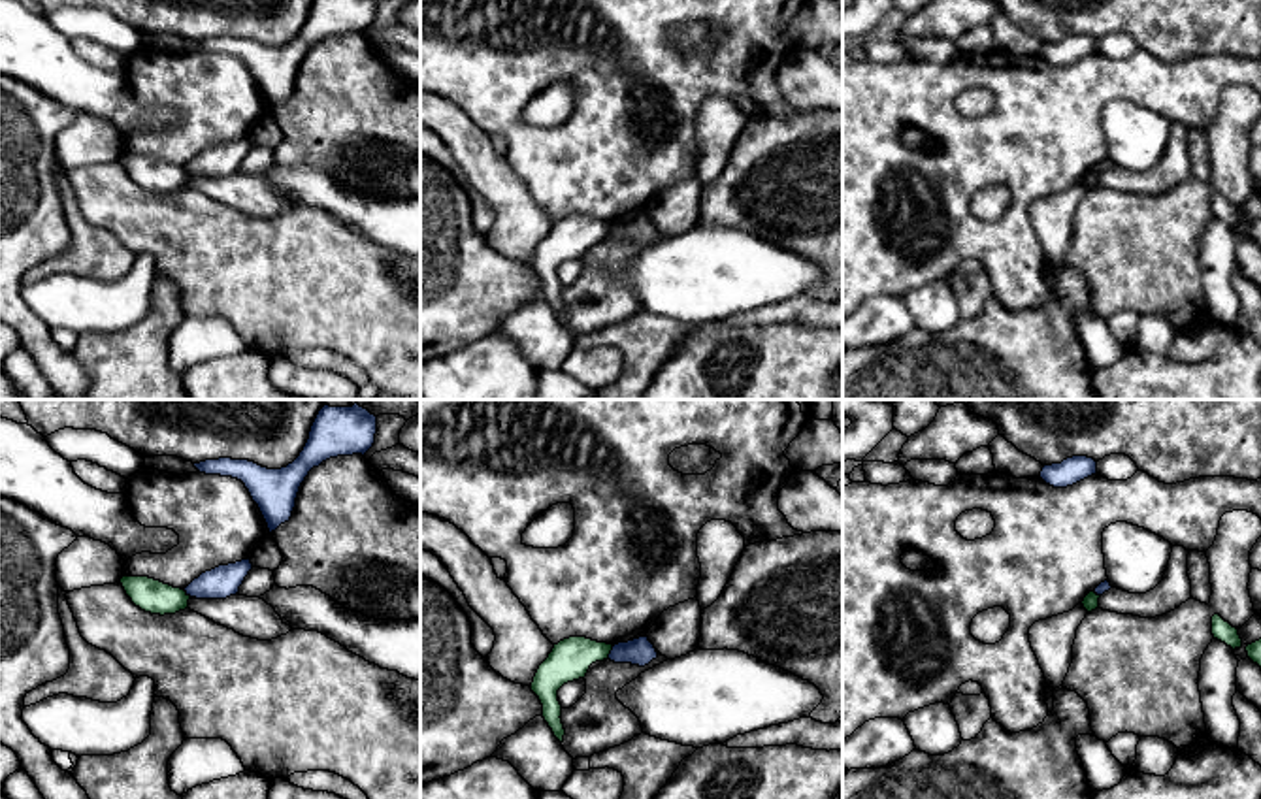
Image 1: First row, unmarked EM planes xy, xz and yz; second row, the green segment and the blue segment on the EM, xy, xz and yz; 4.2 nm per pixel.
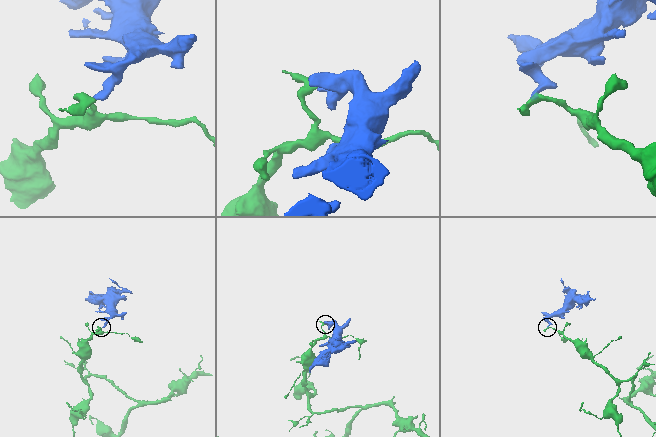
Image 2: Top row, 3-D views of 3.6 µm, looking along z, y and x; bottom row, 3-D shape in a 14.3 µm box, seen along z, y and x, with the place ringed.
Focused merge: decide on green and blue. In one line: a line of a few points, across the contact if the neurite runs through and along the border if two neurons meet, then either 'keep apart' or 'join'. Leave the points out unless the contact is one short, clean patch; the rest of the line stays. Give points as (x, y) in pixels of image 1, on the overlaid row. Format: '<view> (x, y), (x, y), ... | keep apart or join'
xz (613, 647), (607, 656) | keep apart

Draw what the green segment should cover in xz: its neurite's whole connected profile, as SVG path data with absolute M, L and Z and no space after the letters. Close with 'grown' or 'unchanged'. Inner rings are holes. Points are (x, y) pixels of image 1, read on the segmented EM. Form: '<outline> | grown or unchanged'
M569 637L554 644L549 658L539 665L532 692L543 705L543 718L554 737L564 742L562 705L558 690L573 680L584 678L590 665L609 658L613 644L598 643L586 637Z | unchanged

